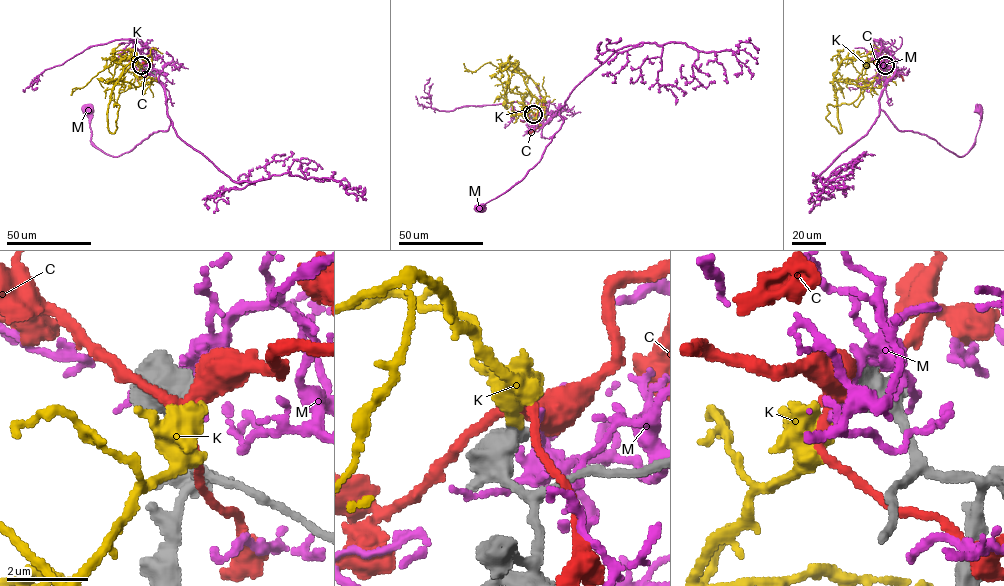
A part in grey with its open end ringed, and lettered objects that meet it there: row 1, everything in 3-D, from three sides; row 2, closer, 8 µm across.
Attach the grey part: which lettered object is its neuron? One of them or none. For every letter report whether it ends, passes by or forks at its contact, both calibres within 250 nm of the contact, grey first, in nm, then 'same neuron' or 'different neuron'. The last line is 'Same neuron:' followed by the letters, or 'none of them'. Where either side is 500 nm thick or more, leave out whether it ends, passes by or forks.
C: 650/340 nm | different neuron
K: 600/500 nm | different neuron
M: 700/240 nm | different neuron
Same neuron: none of them

